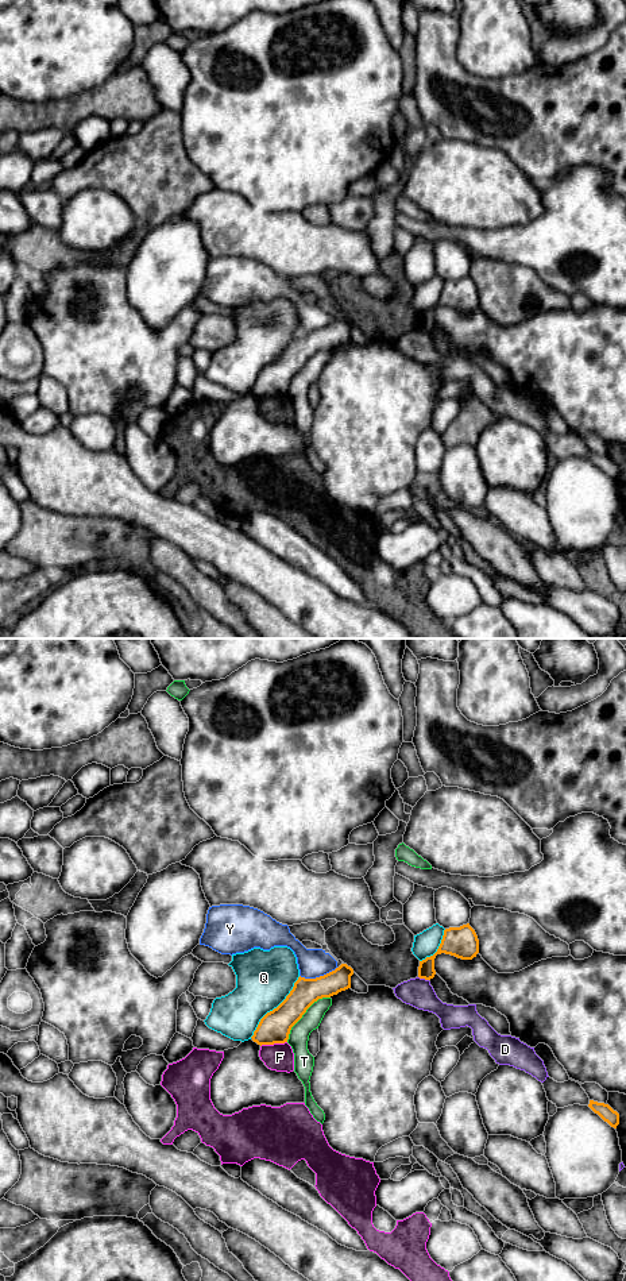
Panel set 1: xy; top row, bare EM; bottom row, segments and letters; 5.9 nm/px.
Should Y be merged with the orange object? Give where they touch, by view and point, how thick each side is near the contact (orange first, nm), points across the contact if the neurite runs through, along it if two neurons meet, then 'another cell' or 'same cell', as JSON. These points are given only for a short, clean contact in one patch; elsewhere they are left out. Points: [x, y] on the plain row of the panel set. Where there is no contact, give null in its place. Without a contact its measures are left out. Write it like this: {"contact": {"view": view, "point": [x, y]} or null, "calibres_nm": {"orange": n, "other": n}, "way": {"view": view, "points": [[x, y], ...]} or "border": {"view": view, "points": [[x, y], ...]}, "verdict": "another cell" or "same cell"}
{"contact": {"view": "xy", "point": [317, 330]}, "calibres_nm": {"orange": 160, "other": 180}, "border": {"view": "xy", "points": [[336, 319], [315, 330], [300, 328]]}, "verdict": "another cell"}

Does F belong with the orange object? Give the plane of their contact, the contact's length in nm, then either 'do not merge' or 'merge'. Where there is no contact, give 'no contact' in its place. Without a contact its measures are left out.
meets orange in xy; contact 160 nm long; do not merge

